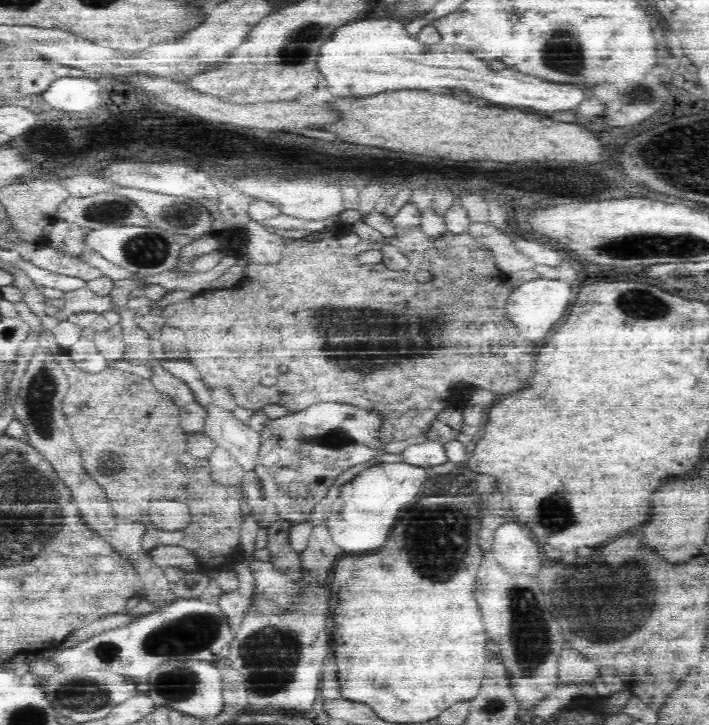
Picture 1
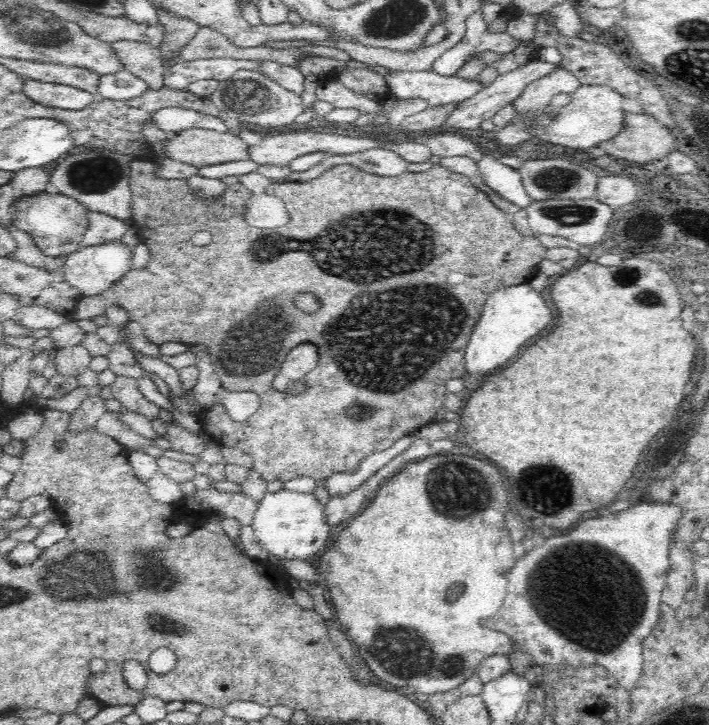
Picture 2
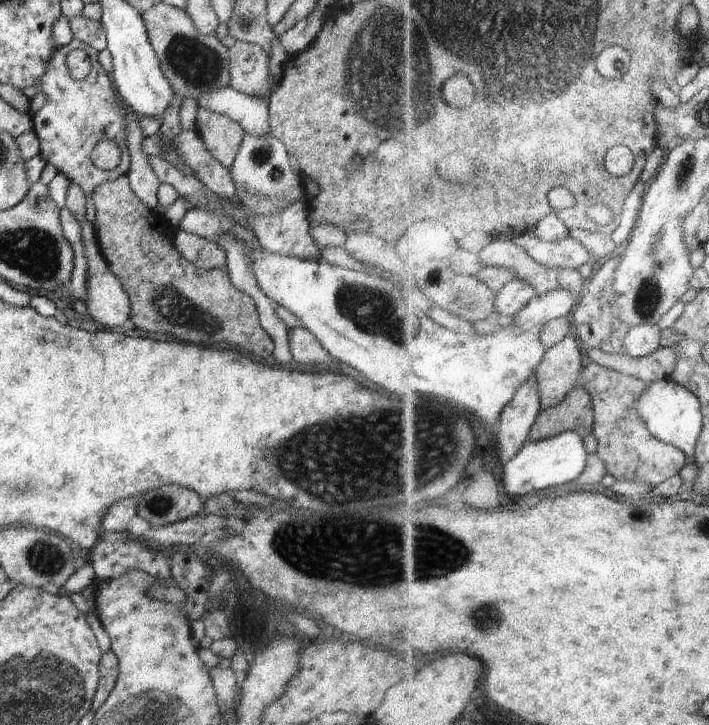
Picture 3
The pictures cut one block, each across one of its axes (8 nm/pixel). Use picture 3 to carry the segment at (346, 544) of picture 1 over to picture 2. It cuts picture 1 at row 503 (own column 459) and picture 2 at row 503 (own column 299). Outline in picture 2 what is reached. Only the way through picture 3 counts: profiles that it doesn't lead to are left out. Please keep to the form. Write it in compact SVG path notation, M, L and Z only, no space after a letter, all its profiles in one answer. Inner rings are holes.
M280 490L267 493L258 506L251 524L257 542L270 556L282 559L300 559L316 554L327 545L330 526L325 521L324 506L316 500L314 494L303 494Z

